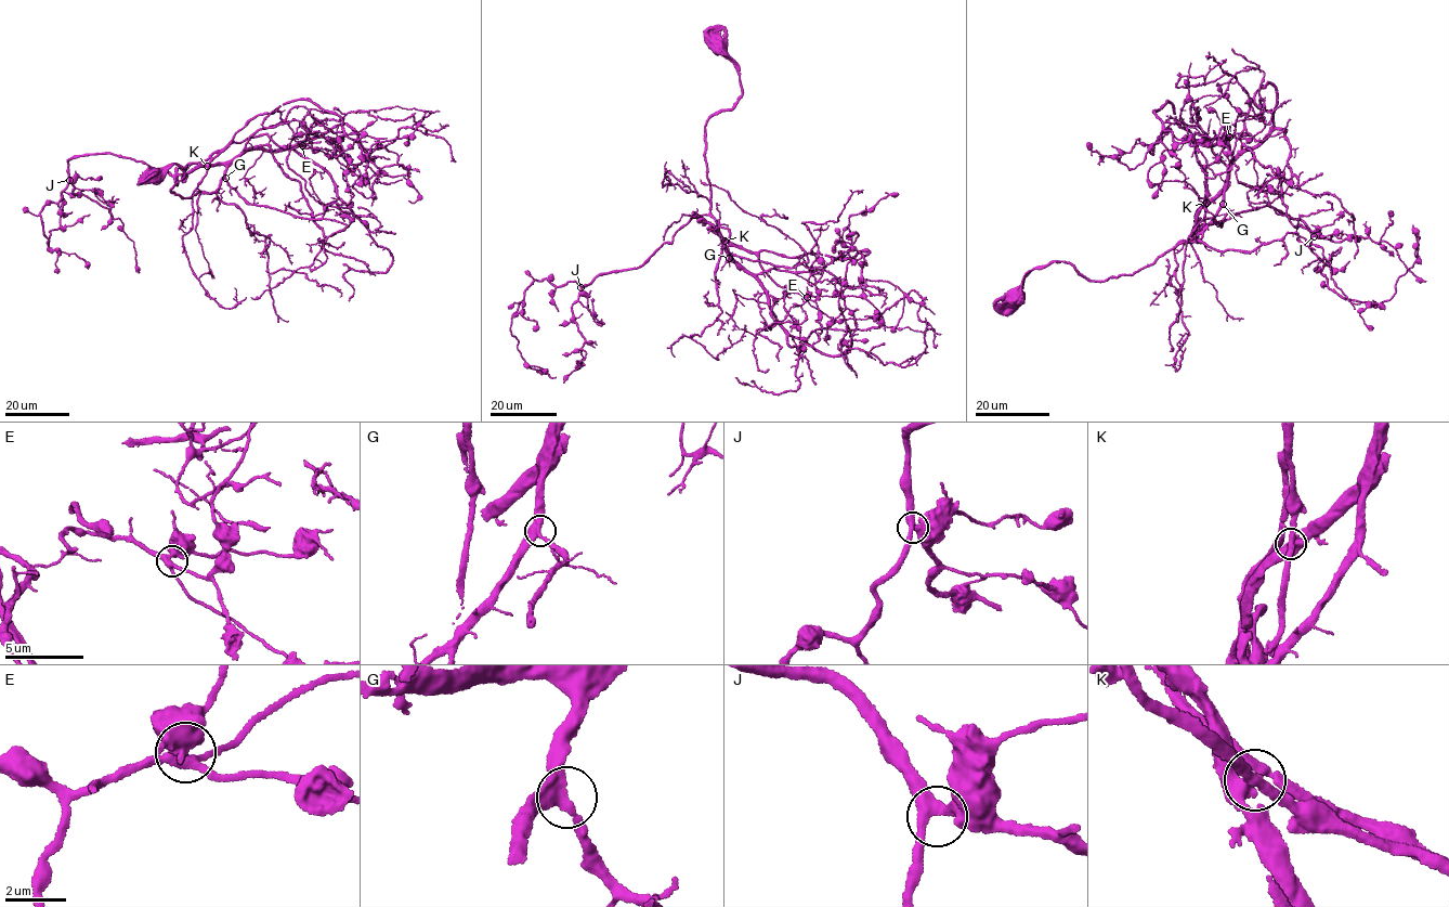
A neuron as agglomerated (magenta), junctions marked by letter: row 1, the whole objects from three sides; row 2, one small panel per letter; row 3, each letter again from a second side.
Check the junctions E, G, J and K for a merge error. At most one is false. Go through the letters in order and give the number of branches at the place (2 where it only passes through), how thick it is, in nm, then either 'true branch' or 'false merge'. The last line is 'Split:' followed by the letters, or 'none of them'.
E: 4 branches meet; 320 nm thick; true branch
G: 3 branches meet; 360 nm thick; true branch
J: 3 branches meet; 360 nm thick; true branch
K: 5 branches meet; 360 nm thick; false merge
Split: K

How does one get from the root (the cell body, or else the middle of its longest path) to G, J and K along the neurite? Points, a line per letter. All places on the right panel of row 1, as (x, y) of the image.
G: (1017, 296), (1032, 270), (1059, 260), (1069, 262), (1091, 280), (1135, 273), (1200, 234), (1223, 204)
J: (1017, 296), (1059, 260), (1095, 280), (1151, 264), (1200, 234), (1224, 190), (1193, 231), (1267, 205), (1314, 236)
K: (1017, 296), (1032, 270), (1059, 260), (1095, 280), (1151, 264), (1200, 234), (1216, 214), (1224, 191), (1206, 203)

